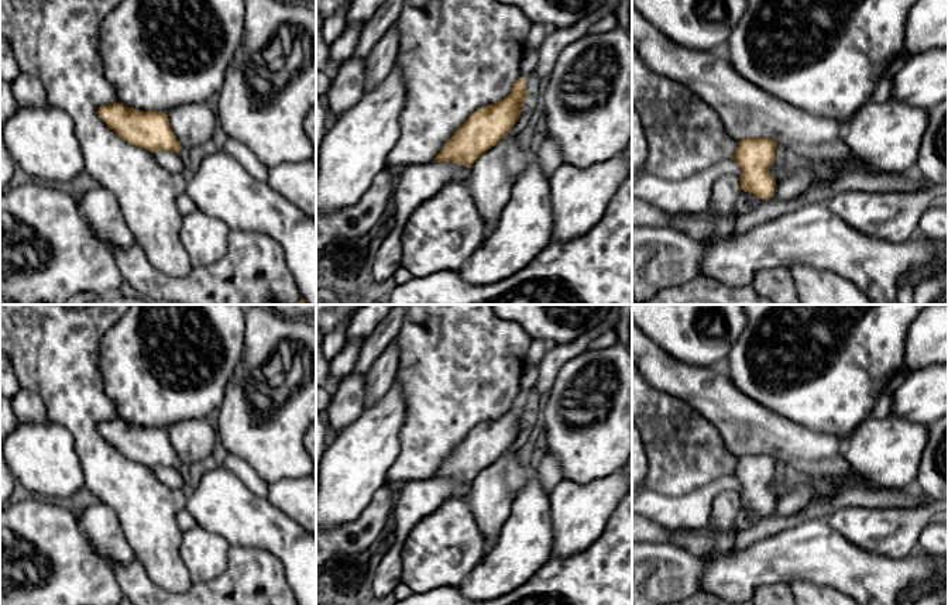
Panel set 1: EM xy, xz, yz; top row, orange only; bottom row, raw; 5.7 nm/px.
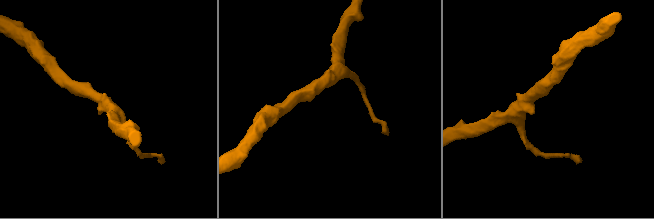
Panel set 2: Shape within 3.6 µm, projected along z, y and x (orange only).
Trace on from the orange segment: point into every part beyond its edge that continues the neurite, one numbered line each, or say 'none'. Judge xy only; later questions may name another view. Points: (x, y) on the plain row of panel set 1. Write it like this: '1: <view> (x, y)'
none

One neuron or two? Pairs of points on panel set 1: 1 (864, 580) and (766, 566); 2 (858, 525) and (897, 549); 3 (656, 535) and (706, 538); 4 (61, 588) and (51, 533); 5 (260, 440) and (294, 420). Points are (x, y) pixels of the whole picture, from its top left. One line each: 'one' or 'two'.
1: one
2: one
3: one
4: one
5: one

